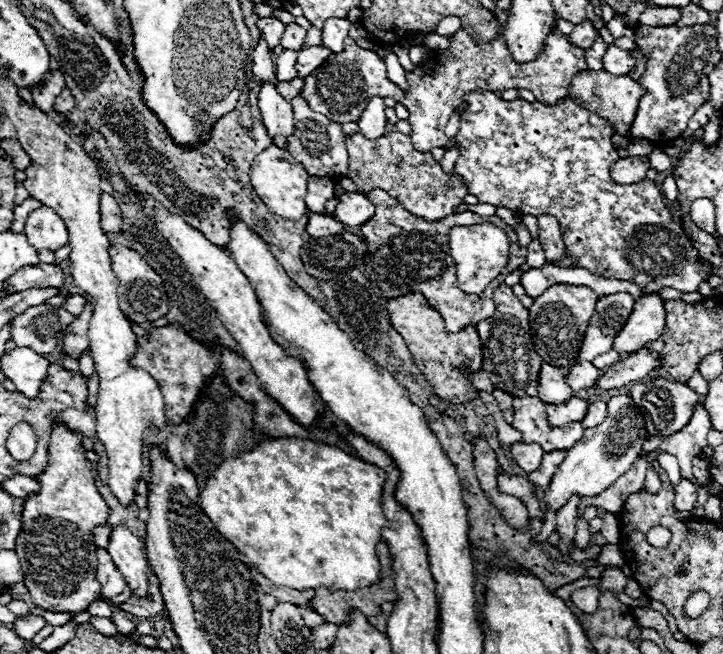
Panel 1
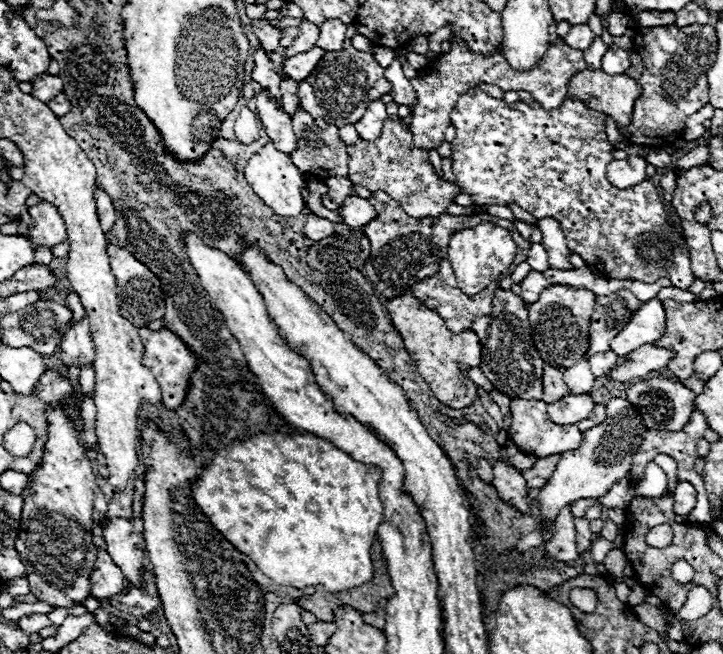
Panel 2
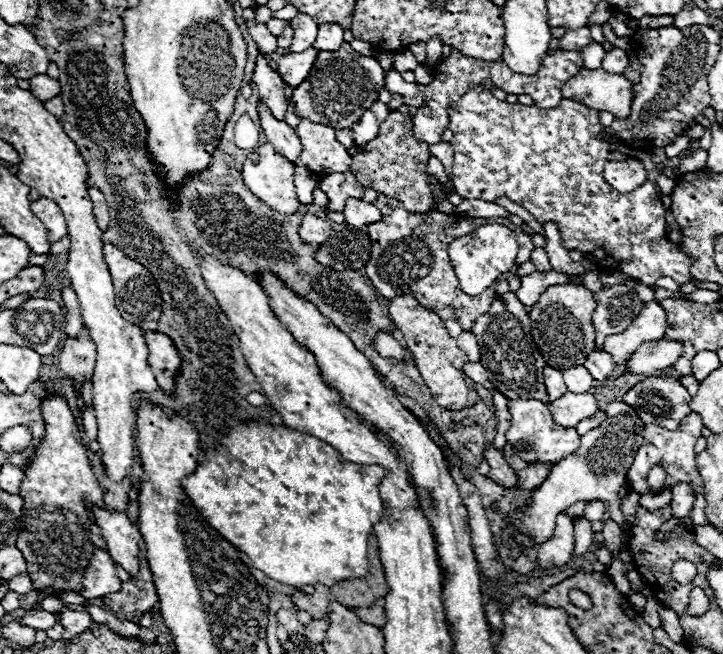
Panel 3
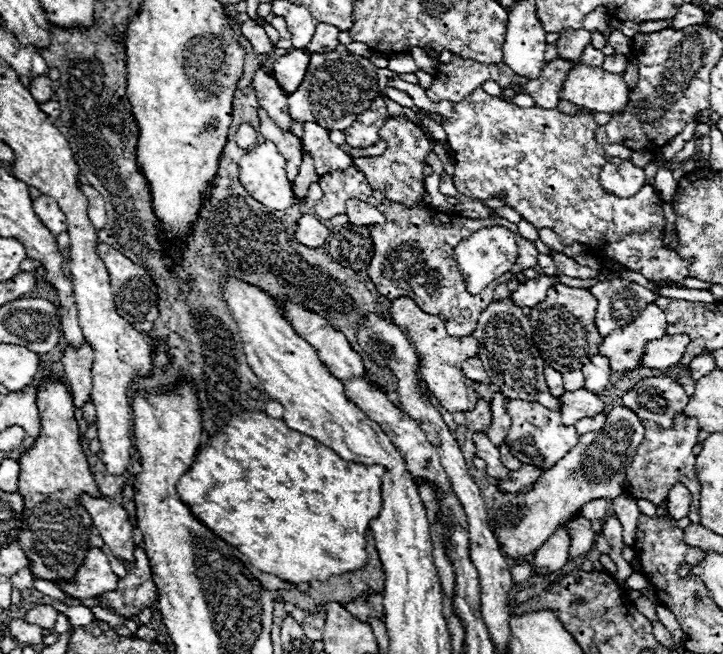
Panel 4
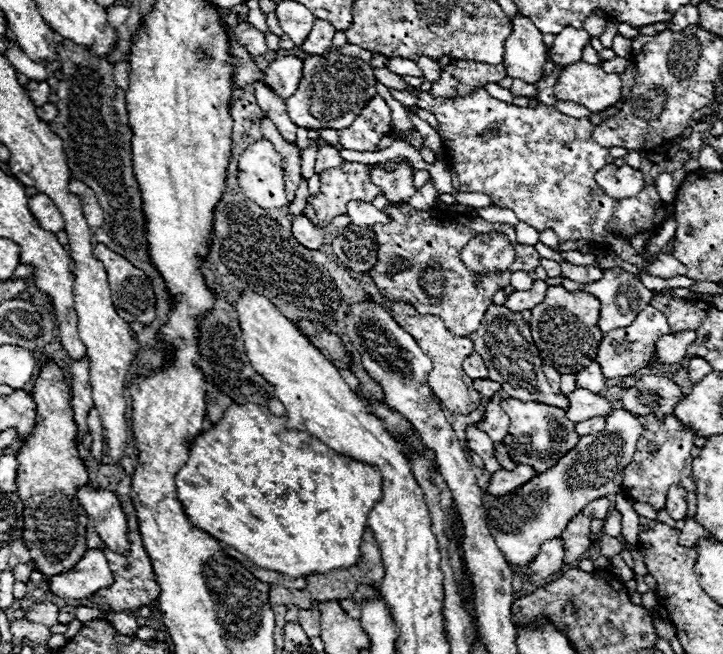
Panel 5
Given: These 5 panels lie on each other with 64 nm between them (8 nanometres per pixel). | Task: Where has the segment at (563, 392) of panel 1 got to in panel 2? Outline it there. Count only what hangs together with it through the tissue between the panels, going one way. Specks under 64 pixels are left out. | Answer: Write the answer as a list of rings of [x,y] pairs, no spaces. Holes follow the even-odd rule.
[[[548,364],[544,366],[544,372],[542,372],[542,388],[544,388],[542,400],[548,404],[562,400],[566,394],[570,394],[570,390],[566,388],[566,384],[562,380],[562,372]]]

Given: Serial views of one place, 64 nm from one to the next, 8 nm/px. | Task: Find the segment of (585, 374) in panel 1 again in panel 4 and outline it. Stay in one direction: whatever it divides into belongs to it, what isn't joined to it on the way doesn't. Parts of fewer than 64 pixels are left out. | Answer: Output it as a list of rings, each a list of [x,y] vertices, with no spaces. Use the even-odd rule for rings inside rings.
[[[576,370],[576,372],[566,372],[564,374],[564,390],[580,390],[584,388],[584,374],[582,370]]]

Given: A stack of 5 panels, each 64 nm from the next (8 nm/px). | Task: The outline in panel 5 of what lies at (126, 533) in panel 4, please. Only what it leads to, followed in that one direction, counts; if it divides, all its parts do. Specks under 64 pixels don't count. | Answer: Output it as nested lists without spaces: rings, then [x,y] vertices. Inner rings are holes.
[[[84,486],[78,488],[78,502],[88,512],[88,518],[102,542],[112,552],[128,552],[128,520],[118,498],[110,490]]]

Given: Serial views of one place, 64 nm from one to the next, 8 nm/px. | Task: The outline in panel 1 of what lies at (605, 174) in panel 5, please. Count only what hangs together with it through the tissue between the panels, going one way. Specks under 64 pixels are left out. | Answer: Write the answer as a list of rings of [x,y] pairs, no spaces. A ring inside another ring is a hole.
[[[628,156],[620,158],[612,166],[612,178],[618,184],[638,184],[646,178],[646,172],[650,168],[648,156]]]

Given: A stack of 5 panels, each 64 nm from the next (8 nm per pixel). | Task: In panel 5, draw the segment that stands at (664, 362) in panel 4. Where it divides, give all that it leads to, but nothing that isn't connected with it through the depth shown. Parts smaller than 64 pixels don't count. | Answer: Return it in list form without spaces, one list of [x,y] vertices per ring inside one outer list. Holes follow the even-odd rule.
[[[692,330],[688,332],[676,332],[662,336],[656,340],[656,358],[654,364],[676,364],[686,356],[686,348],[694,342],[696,334]]]

